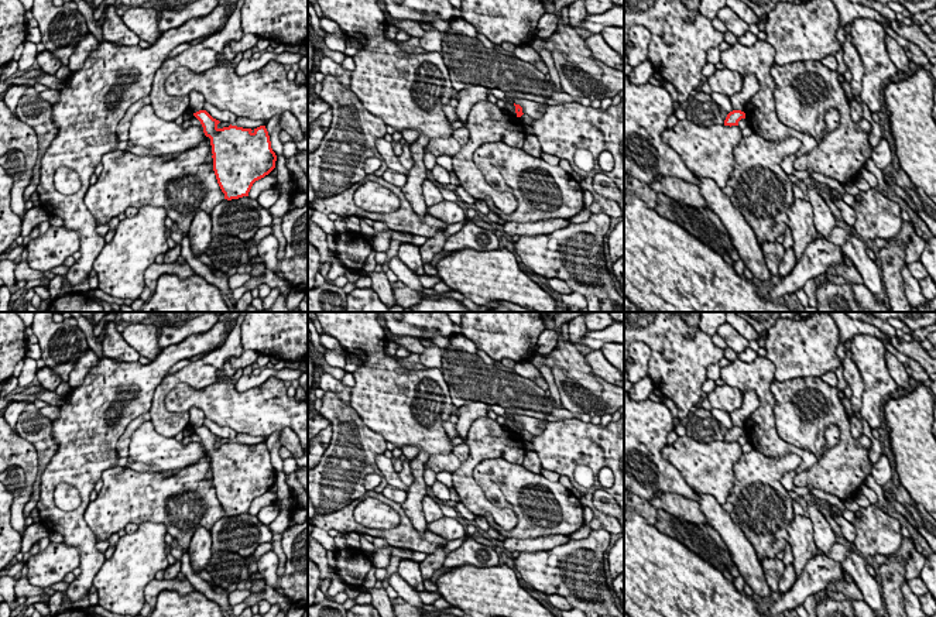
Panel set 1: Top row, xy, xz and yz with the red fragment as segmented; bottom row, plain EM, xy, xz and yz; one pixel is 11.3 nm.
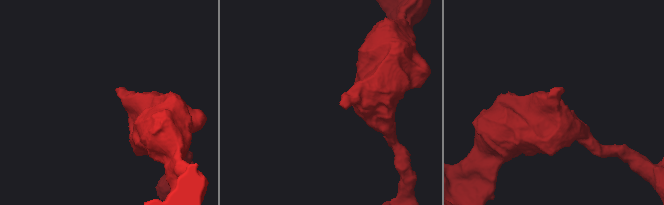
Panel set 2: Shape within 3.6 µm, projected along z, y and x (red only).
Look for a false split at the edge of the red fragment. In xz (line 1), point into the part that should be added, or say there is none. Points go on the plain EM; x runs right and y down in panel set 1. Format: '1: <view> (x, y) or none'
1: none

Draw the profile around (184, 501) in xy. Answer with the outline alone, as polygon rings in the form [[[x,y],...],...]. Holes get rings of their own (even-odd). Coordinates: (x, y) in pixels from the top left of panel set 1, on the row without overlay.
[[[206,452],[171,477],[110,467],[102,474],[103,487],[89,503],[85,521],[97,542],[109,539],[127,524],[161,522],[186,552],[199,527],[210,529],[224,517],[213,483],[206,480],[210,467],[210,455]]]

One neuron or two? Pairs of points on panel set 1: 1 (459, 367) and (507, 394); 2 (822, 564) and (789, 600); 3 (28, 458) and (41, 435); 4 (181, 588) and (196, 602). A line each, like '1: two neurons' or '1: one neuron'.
1: one neuron
2: one neuron
3: two neurons
4: two neurons

